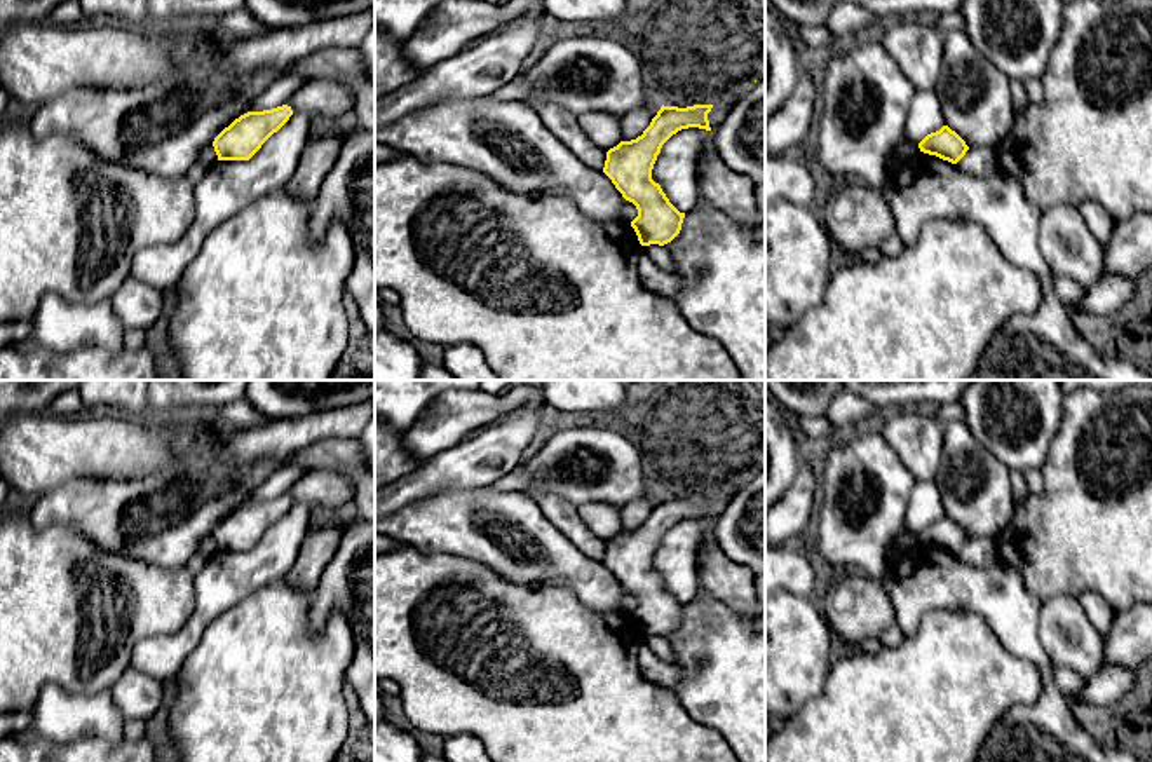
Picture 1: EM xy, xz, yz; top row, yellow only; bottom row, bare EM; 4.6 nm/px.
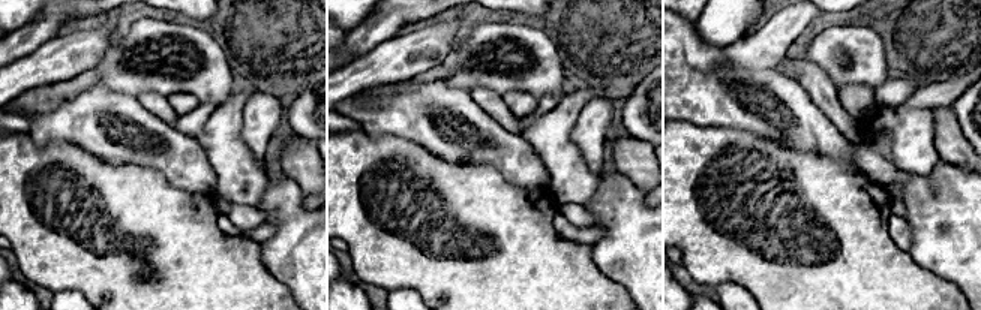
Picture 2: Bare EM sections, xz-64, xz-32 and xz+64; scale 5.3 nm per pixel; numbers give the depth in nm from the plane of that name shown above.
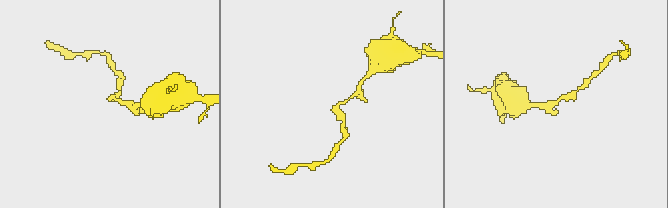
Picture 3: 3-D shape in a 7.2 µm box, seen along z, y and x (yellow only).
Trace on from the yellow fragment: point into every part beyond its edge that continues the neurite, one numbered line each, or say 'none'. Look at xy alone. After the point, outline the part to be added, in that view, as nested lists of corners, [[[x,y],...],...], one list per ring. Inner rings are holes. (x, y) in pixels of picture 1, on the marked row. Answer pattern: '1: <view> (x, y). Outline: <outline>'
none

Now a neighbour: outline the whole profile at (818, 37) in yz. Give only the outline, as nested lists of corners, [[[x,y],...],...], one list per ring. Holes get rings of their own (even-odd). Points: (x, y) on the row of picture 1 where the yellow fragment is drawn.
[[[800,26],[800,38],[812,49],[835,49],[842,44],[826,26]]]

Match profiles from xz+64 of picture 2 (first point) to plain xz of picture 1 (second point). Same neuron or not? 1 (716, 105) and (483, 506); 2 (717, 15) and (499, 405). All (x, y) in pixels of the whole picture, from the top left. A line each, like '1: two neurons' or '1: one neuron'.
1: one neuron
2: one neuron

